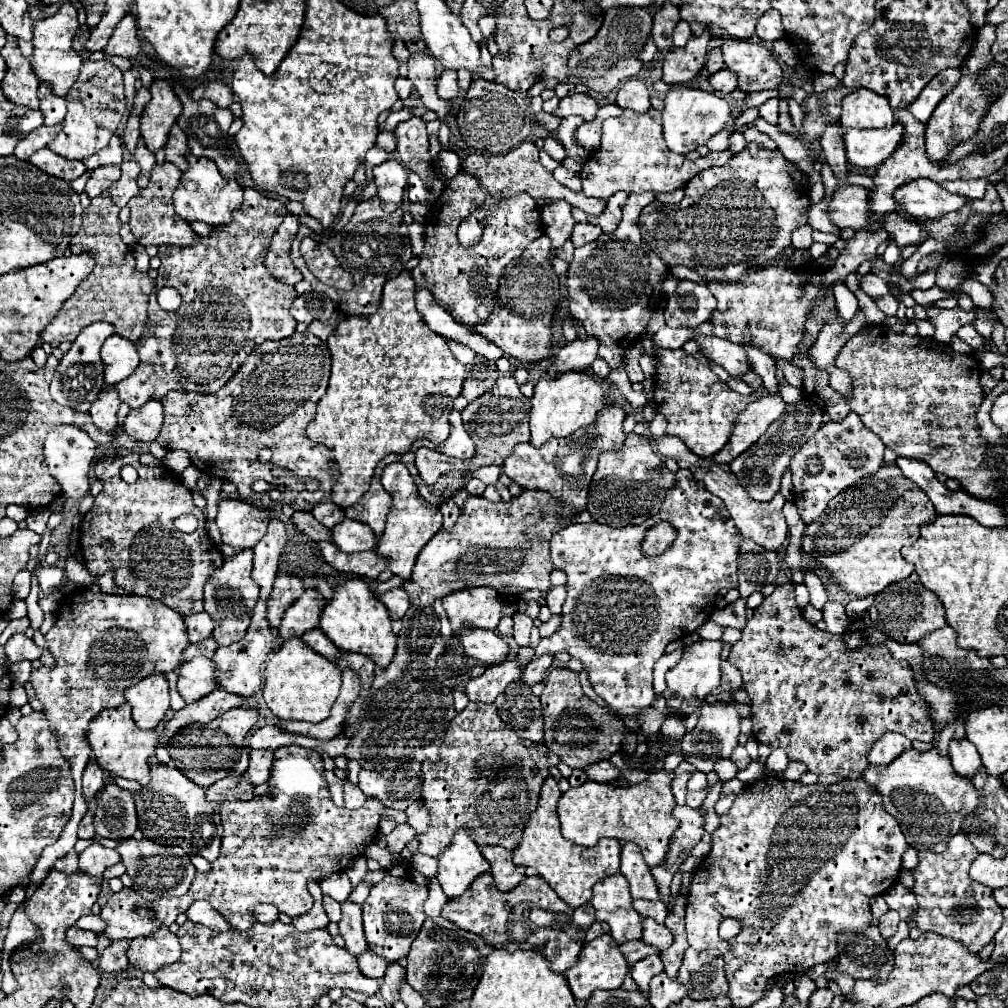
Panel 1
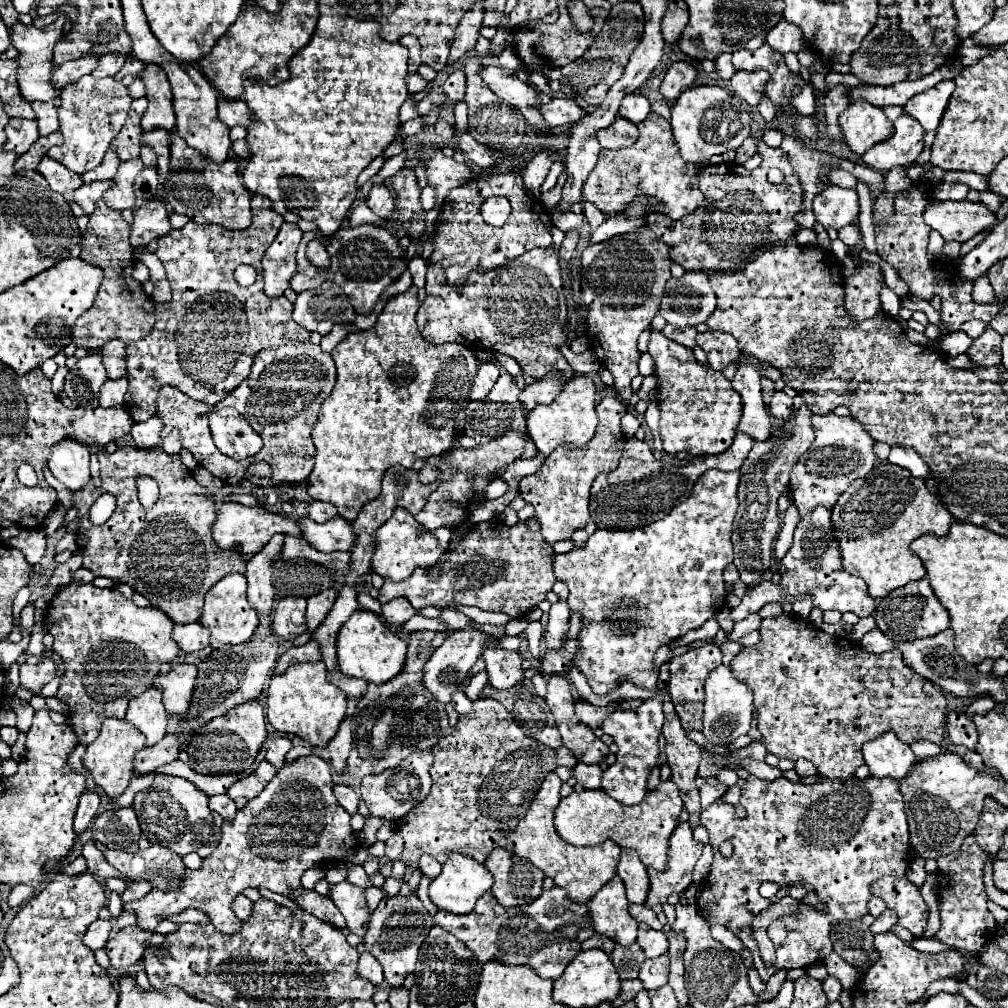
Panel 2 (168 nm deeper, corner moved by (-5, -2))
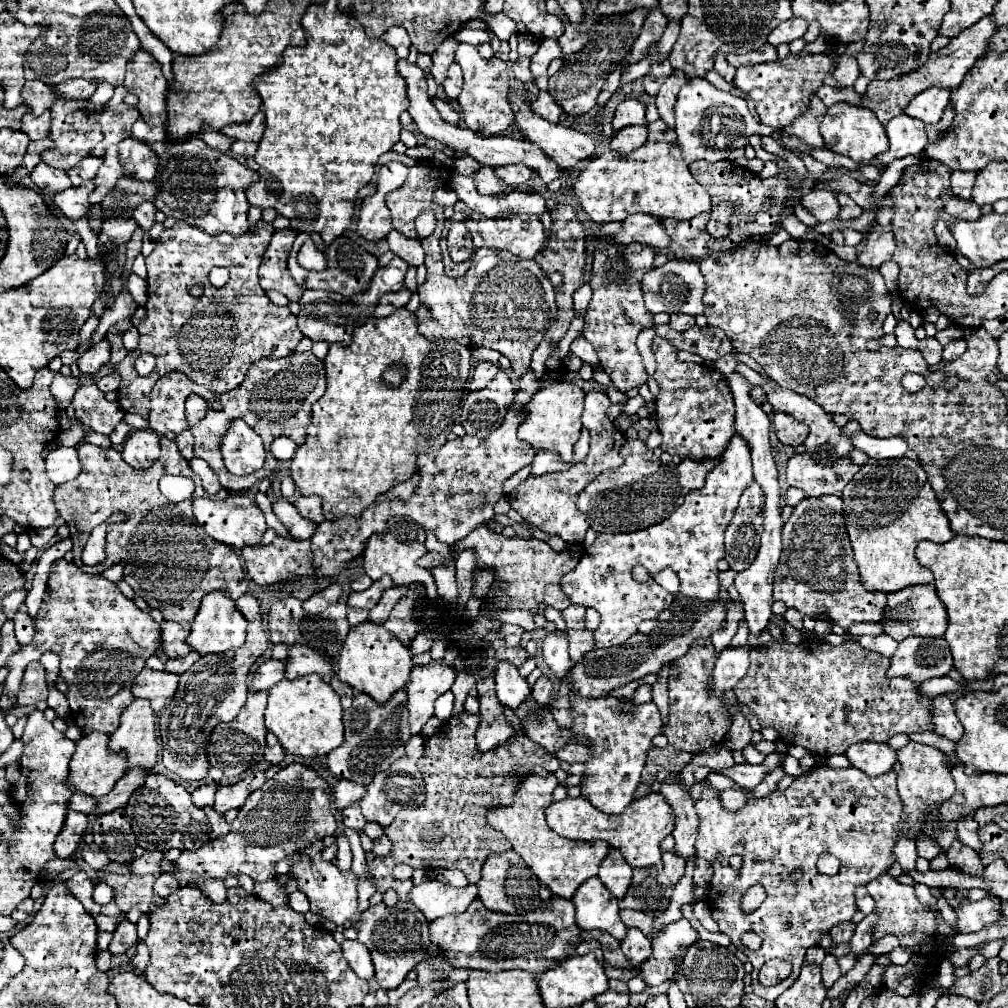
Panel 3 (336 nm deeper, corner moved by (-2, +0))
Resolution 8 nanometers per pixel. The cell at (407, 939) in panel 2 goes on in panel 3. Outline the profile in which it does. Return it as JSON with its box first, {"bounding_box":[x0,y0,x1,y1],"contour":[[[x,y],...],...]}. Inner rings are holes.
{"bounding_box":[359,902,429,990],"contour":[[[397,902],[395,906],[369,906],[363,914],[363,924],[359,926],[359,942],[365,944],[371,952],[375,978],[383,990],[397,988],[405,976],[423,960],[429,944],[429,922],[413,906],[413,902]]]}

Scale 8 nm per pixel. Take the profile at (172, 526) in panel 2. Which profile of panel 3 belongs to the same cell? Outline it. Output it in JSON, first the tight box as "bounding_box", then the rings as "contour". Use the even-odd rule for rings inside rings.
{"bounding_box":[53,438,249,628],"contour":[[[161,438],[161,456],[147,470],[133,470],[127,466],[127,462],[121,460],[121,452],[115,448],[101,448],[87,442],[79,444],[79,460],[83,464],[81,474],[73,482],[57,486],[53,502],[59,516],[69,526],[75,564],[83,572],[99,574],[101,568],[123,564],[123,578],[135,594],[151,608],[161,610],[165,620],[179,622],[185,628],[191,626],[201,598],[209,590],[227,590],[235,600],[247,592],[249,580],[239,554],[229,546],[215,542],[201,526],[197,526],[191,512],[191,500],[171,502],[157,488],[159,478],[165,474],[181,474],[193,478],[195,484],[201,486],[199,478],[189,468],[189,462],[179,454],[175,442]],[[111,514],[123,514],[127,520],[109,524],[105,562],[85,566],[81,562],[83,546],[91,530],[97,524],[107,522]]]}

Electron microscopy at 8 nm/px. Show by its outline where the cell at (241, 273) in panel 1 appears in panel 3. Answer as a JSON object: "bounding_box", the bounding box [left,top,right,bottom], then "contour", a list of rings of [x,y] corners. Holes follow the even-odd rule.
{"bounding_box":[117,220,303,418],"contour":[[[259,220],[253,230],[241,236],[207,236],[199,228],[187,226],[187,222],[177,222],[177,226],[163,230],[155,250],[147,256],[149,300],[145,304],[147,316],[137,326],[139,346],[117,366],[121,374],[117,402],[125,412],[147,418],[149,392],[171,370],[187,374],[193,382],[215,394],[223,394],[243,382],[255,360],[281,358],[295,350],[303,338],[295,314],[287,306],[273,304],[261,290],[257,278],[257,268],[273,232],[273,224],[265,220]],[[215,266],[231,270],[231,278],[223,288],[215,288],[209,282],[209,272]],[[193,286],[201,286],[203,296],[191,296],[189,290]],[[141,352],[157,358],[149,376],[135,372],[134,361]]]}

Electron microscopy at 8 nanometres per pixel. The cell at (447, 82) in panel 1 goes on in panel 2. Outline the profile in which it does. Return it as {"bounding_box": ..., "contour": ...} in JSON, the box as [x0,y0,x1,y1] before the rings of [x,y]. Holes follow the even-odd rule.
{"bounding_box":[444,70,466,102],"contour":[[[452,70],[452,74],[446,78],[444,82],[444,90],[446,96],[454,102],[460,102],[464,98],[464,88],[466,88],[466,80],[464,80],[464,72],[462,70]]]}

